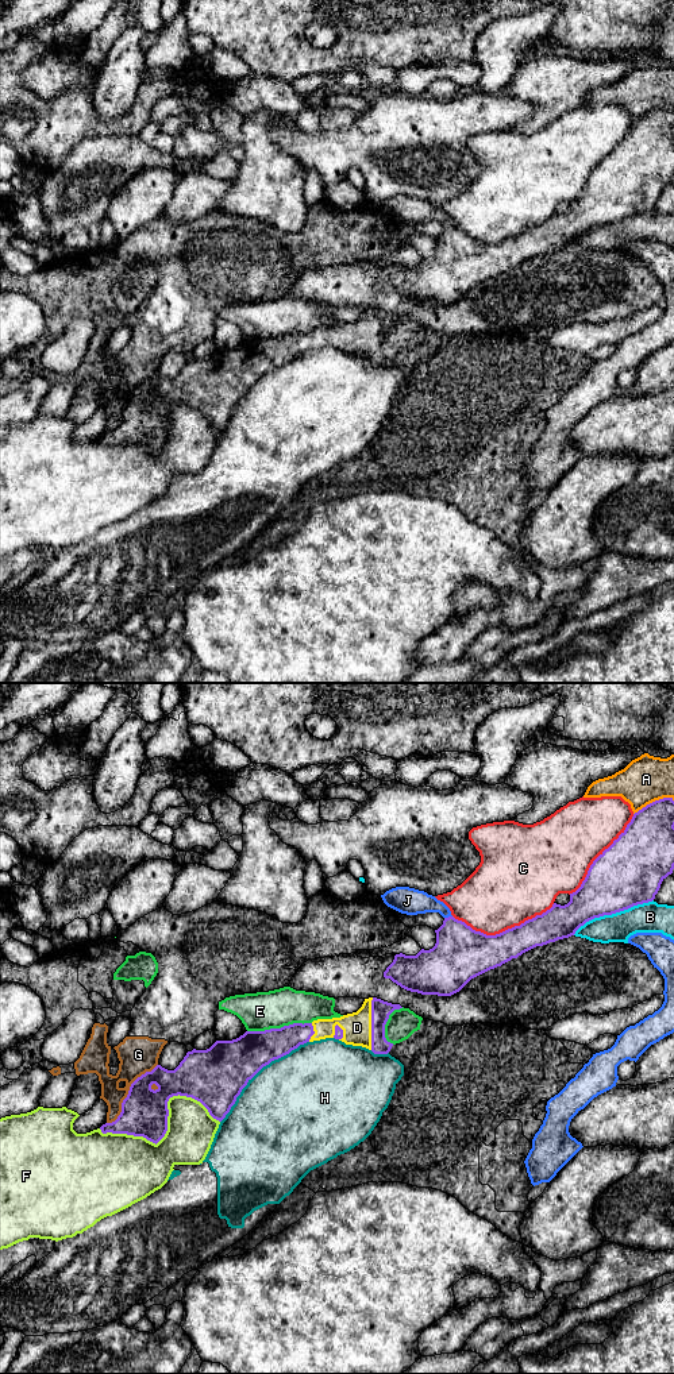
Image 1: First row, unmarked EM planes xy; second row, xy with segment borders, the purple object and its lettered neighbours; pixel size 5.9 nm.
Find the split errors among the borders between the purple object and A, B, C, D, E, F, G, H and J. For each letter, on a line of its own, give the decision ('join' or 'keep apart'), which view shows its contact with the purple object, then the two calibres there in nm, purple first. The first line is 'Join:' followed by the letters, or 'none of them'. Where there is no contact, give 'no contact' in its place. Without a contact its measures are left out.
Join: D
A: keep apart | xy | 320/280 nm
B: keep apart | xy | 380/180 nm
C: keep apart | xy | 280/440 nm
D: join | xy | 120/180 nm
E: keep apart | xy | 240/220 nm
F: keep apart | xy | 280/280 nm
G: keep apart | xy | 280/220 nm
H: keep apart | xy | 340/500 nm
J: keep apart | xy | 320/160 nm

